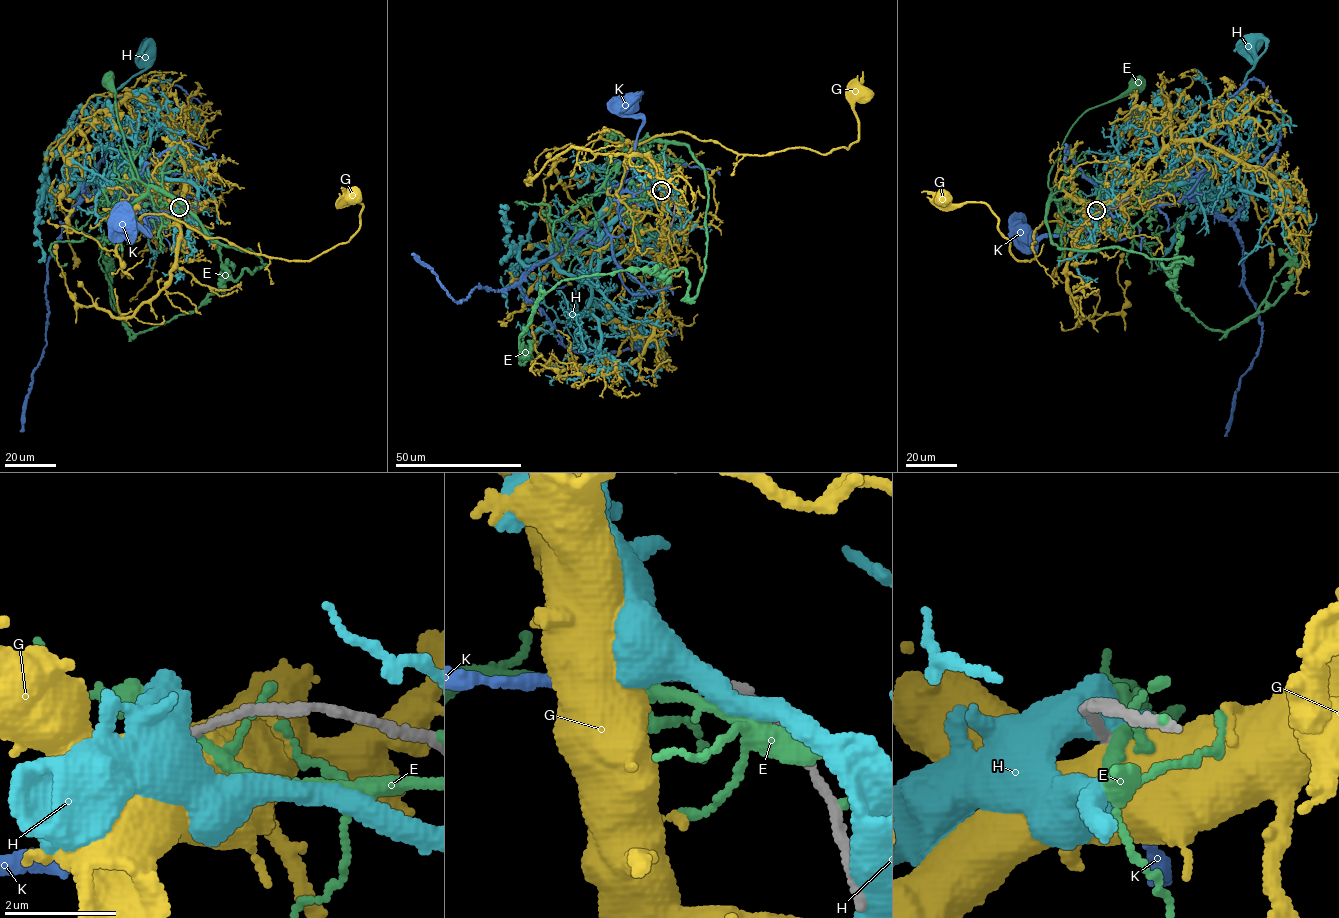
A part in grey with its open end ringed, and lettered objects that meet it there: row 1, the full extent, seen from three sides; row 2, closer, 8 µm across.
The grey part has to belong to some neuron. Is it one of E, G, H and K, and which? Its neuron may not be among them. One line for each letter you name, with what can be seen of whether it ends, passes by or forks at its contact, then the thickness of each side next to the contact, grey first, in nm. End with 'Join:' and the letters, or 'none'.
K: it ends | 160/440 nm
Join: K

